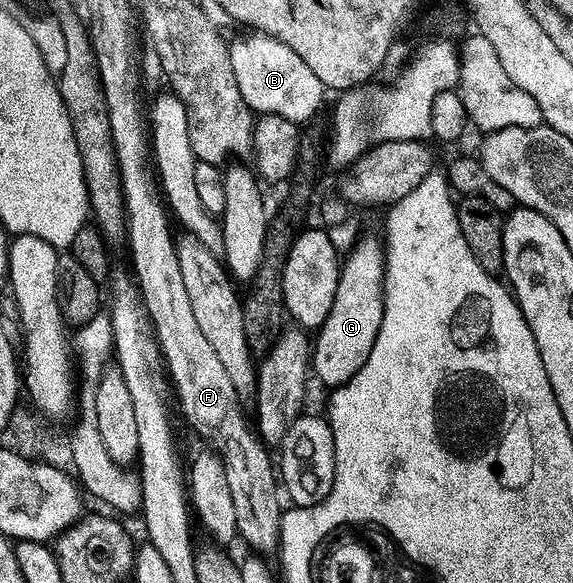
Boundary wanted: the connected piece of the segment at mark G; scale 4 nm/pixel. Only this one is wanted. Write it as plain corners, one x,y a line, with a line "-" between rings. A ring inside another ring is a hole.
359,240
341,262
339,285
332,301
331,310
323,325
316,330
312,341
312,373
329,387
347,385
364,367
368,355
372,355
372,343
380,331
384,315
384,278
386,258
381,244

